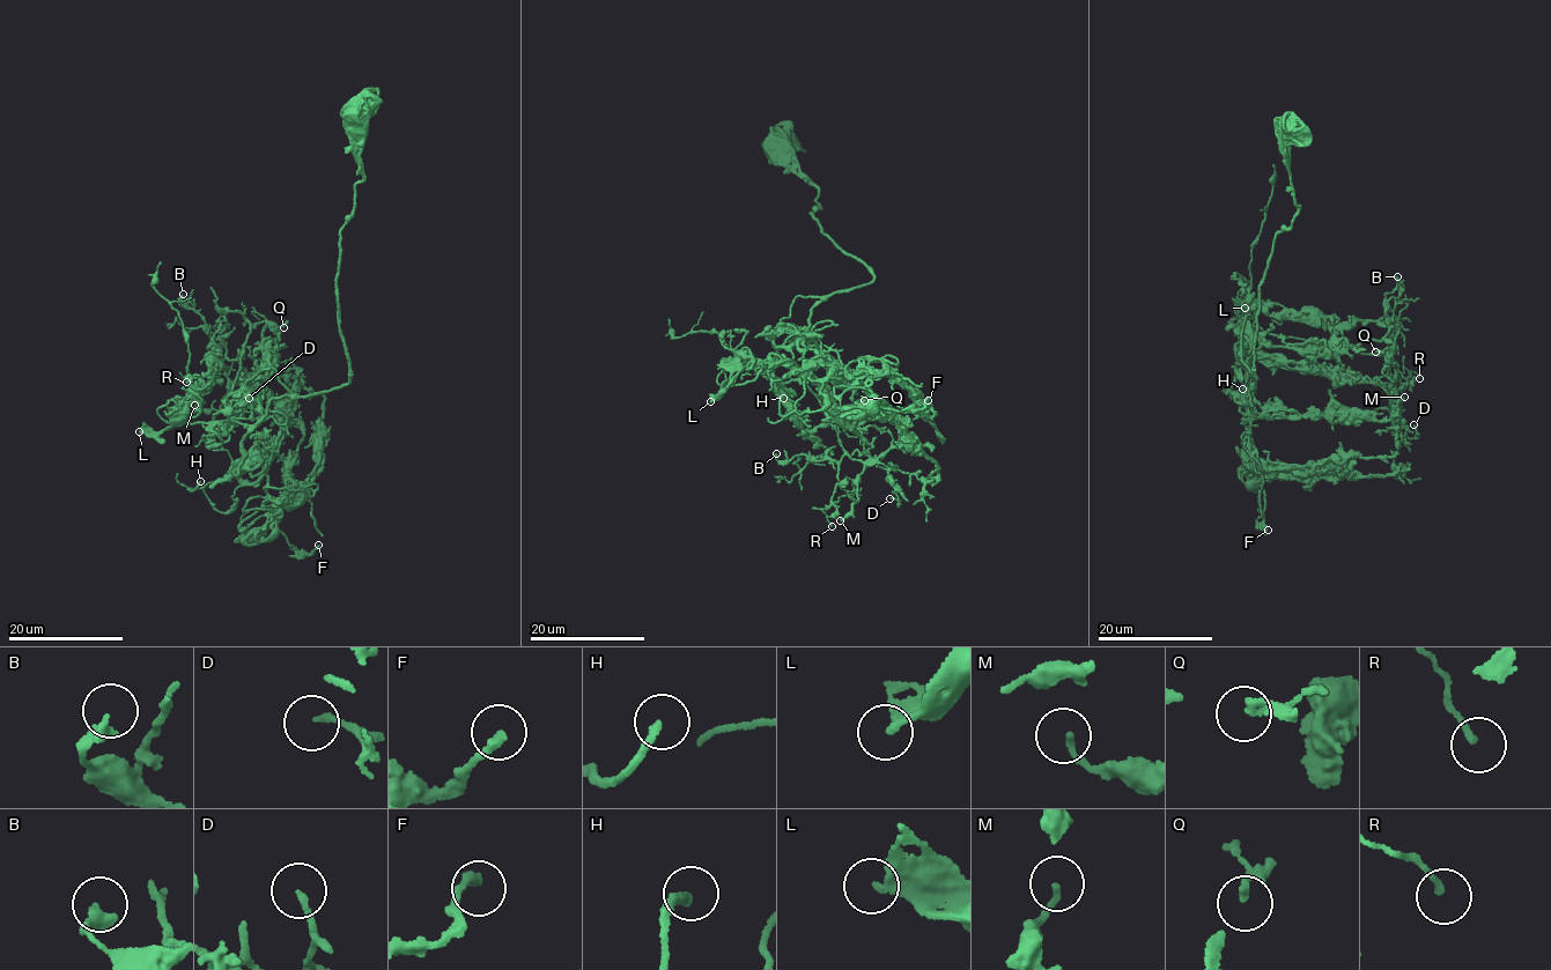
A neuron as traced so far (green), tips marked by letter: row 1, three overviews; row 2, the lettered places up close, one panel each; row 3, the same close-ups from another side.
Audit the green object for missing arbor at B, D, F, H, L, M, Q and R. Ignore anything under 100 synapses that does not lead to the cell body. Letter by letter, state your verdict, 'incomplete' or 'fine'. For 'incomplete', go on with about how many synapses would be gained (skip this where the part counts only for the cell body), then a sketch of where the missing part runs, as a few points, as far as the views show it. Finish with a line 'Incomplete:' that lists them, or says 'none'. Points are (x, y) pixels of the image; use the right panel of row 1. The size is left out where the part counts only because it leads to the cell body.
B: fine
D: fine
F: fine
H: incomplete | 250 syn | (1242, 389), (1248, 382), (1247, 372), (1254, 370), (1299, 380), (1339, 382), (1360, 387), (1402, 378), (1402, 393)
L: fine
M: fine
Q: fine
R: fine
Incomplete: H

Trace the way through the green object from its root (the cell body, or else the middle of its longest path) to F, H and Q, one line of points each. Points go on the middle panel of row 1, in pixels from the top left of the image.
F: (774, 143), (873, 278), (814, 304), (804, 345), (852, 382), (835, 394), (928, 400)
H: (774, 143), (818, 190), (822, 231), (873, 278), (813, 306), (798, 341), (804, 389), (782, 415), (783, 398)
Q: (774, 143), (818, 190), (822, 231), (873, 278), (773, 346), (828, 417), (855, 427), (864, 400)

